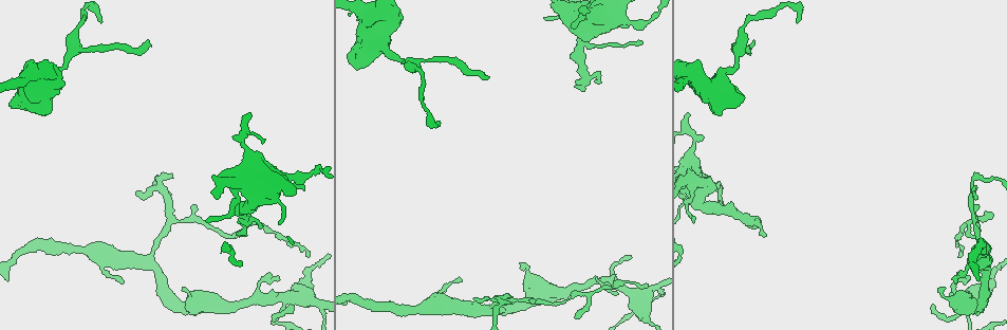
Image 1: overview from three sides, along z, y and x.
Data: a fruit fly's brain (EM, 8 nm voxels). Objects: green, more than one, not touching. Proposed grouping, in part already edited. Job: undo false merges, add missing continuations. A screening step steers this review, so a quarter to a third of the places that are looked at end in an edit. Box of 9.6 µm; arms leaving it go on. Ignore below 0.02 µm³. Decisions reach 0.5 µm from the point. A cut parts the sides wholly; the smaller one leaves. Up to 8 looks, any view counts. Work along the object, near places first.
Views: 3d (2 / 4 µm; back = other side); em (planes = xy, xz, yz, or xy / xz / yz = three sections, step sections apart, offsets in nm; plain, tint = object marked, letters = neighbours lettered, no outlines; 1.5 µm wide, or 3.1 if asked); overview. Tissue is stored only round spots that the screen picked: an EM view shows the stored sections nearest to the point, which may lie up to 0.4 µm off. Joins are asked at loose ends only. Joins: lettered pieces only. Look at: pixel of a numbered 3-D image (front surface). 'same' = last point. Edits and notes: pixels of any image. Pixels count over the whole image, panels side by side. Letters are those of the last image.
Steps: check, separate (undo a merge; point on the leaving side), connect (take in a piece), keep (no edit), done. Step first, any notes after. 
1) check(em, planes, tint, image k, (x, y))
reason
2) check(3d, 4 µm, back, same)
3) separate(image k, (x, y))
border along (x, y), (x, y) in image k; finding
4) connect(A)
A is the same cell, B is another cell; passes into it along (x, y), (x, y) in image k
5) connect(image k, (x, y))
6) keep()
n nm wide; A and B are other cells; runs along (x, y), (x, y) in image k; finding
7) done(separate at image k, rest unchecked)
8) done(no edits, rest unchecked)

check(3d, 2 µm, image 1, (955, 282))
an open end

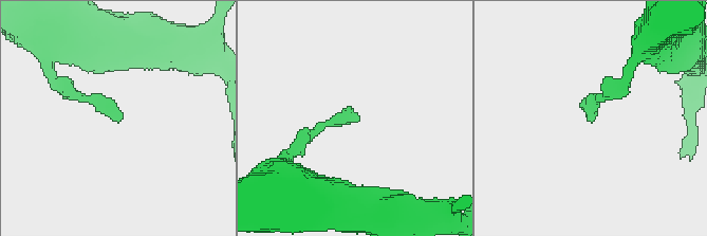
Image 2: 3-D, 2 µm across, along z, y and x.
check(em, yz, step 8, tint, image 2, (356, 114))

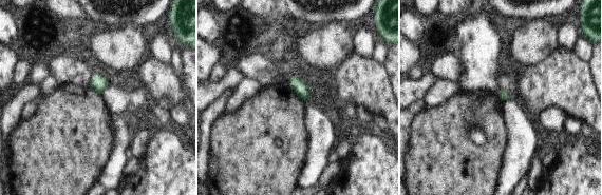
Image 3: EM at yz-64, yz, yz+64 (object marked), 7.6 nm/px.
check(em, planes, letters, same)
another direction

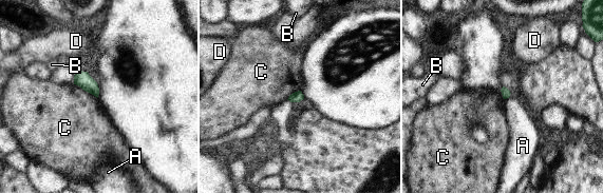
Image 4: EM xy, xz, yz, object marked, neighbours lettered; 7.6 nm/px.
keep()
C touches over 220 nm; A, B, C and D are other cells; none of them fits

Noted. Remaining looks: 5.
check(em, xz, step 8, tint, image 1, (170, 223))
a fork

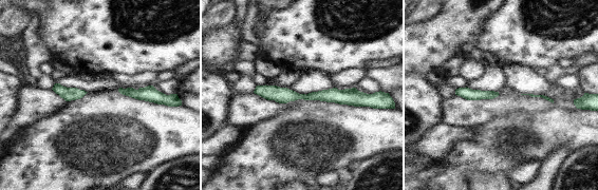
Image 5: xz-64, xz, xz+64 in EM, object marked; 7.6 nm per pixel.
check(em, planes, letters, same)

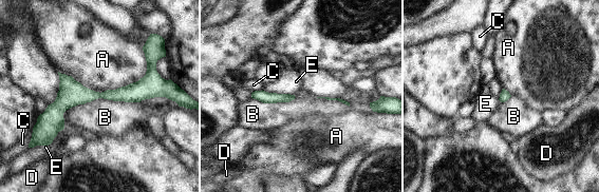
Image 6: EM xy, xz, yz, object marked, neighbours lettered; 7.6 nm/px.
keep()
A, B, C, D and E are other cells; all the same neuron

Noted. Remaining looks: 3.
check(em, yz, step 4, tint, image 1, (572, 18))
sharp bend

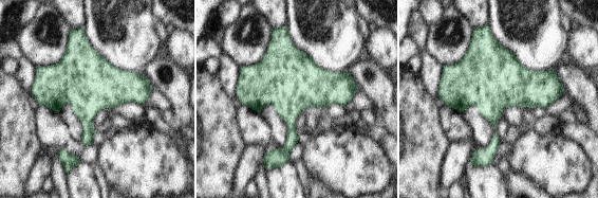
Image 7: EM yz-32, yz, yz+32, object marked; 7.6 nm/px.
check(em, planes, letters, same)
another direction

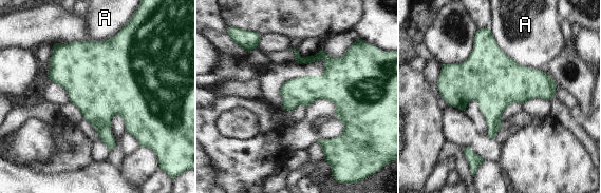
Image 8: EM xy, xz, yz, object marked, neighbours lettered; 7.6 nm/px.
keep()
A is another cell; border along (489, 29), (509, 57), (547, 73) in image 8; all the same neuron

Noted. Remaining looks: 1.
done(no edits, rest unchecked)

